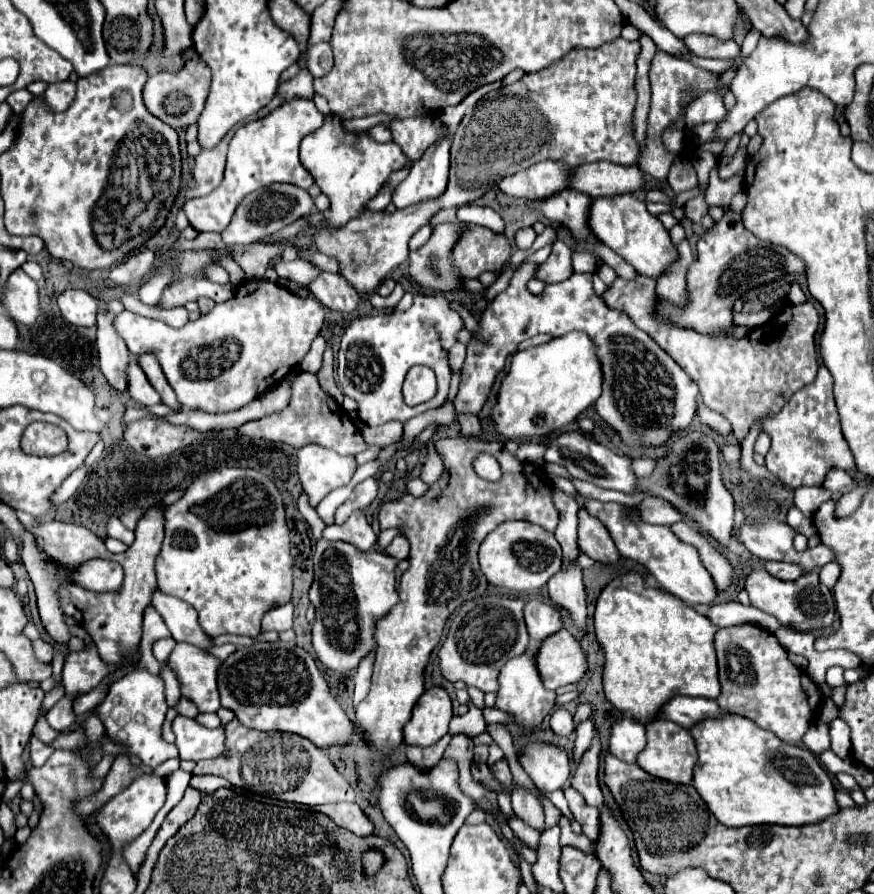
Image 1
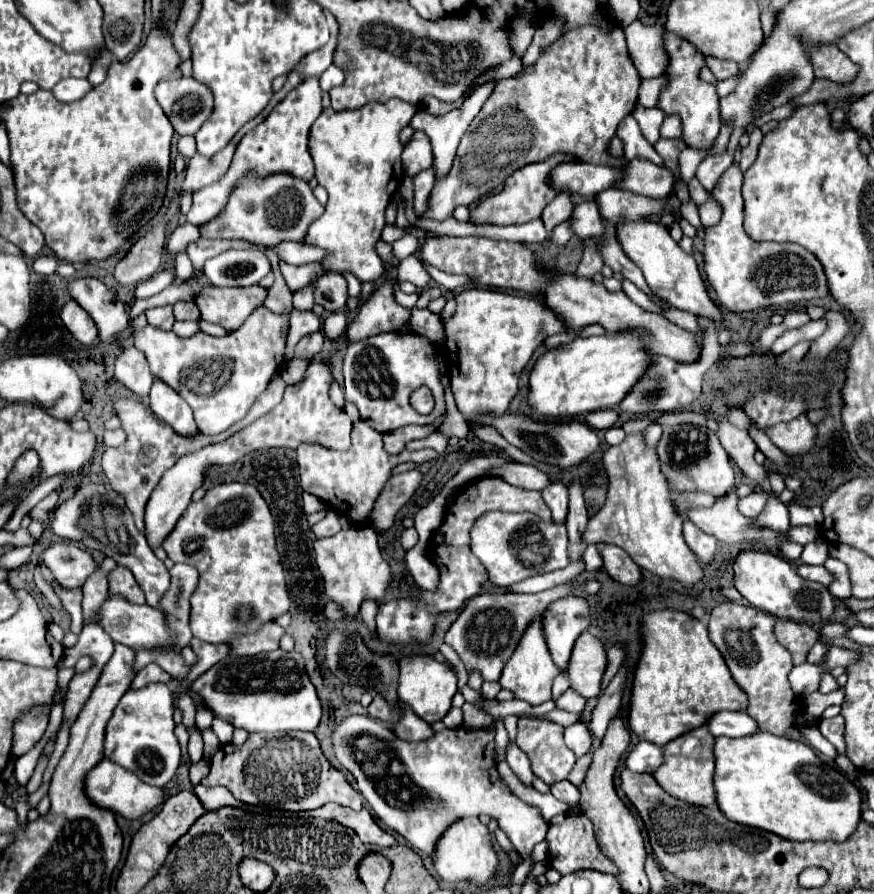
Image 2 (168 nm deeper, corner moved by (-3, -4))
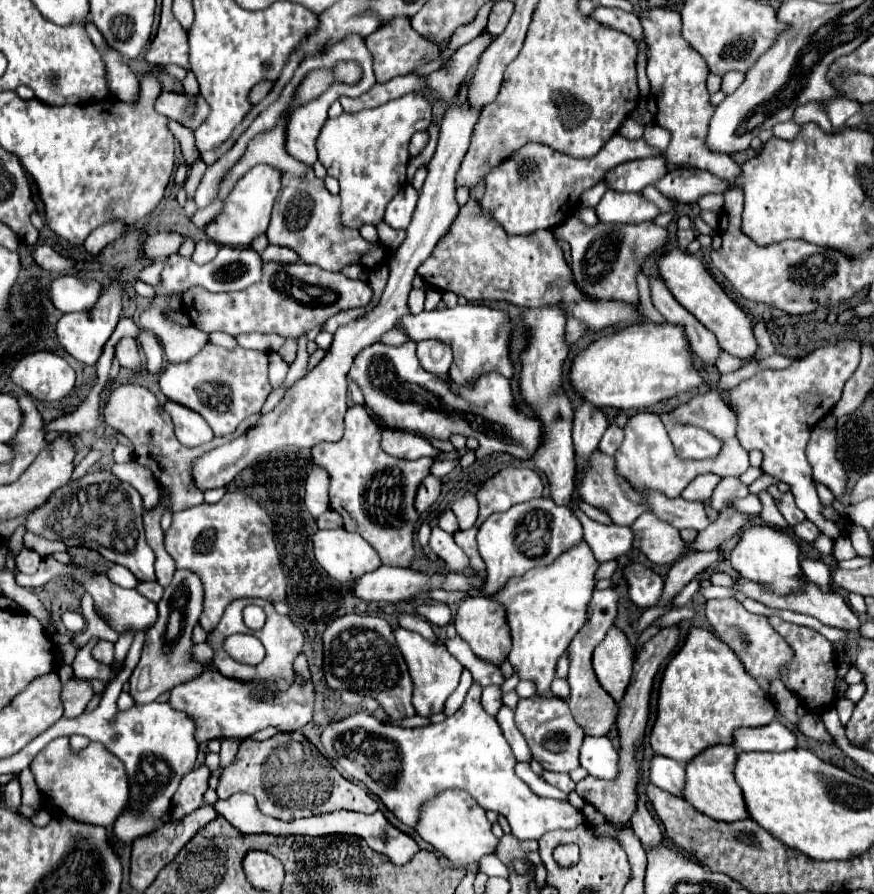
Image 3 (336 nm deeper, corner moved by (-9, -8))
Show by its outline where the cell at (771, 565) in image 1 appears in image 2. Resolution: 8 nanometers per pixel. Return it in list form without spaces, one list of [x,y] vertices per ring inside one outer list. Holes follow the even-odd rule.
[[[797,565],[797,575],[807,579],[807,581],[817,581],[817,583],[823,583],[823,585],[829,585],[831,583],[831,575],[827,573],[825,567],[813,567],[813,565]]]

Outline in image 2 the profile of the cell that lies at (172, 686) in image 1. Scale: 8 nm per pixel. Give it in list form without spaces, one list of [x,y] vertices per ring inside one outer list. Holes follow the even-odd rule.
[[[197,725],[187,727],[187,731],[189,731],[189,757],[195,763],[203,757],[203,739],[201,739],[201,733],[199,733]]]

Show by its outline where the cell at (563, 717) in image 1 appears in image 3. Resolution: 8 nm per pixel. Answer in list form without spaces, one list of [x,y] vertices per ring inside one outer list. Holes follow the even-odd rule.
[[[585,737],[581,747],[581,767],[597,779],[617,779],[619,775],[619,749],[607,737]]]

